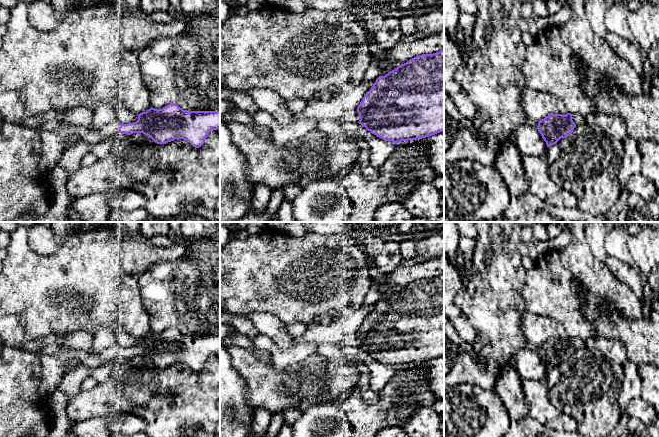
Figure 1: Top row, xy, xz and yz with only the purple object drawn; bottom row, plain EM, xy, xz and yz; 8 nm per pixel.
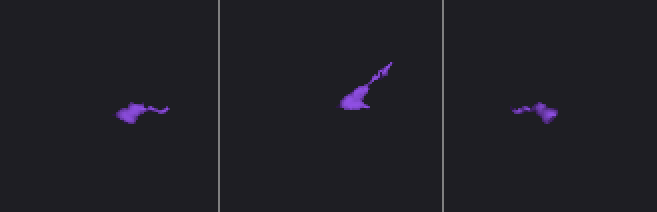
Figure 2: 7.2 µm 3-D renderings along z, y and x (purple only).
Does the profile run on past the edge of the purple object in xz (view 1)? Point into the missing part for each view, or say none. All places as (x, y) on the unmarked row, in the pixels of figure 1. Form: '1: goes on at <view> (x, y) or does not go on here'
1: does not go on here

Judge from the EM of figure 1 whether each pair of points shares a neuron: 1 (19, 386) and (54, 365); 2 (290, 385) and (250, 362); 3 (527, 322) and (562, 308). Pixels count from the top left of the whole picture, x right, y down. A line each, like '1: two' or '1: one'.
1: two
2: one
3: two

